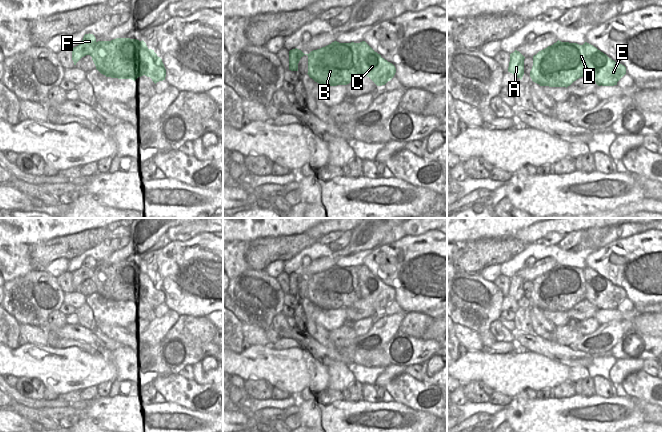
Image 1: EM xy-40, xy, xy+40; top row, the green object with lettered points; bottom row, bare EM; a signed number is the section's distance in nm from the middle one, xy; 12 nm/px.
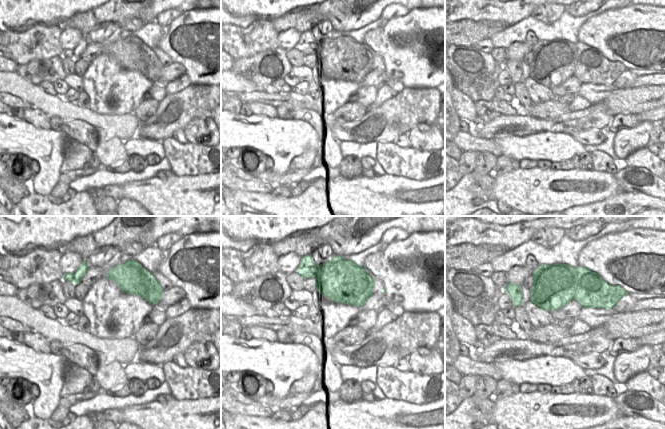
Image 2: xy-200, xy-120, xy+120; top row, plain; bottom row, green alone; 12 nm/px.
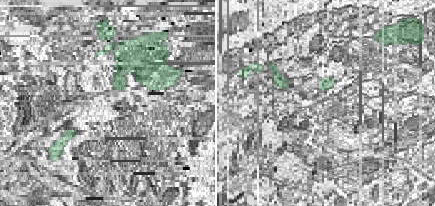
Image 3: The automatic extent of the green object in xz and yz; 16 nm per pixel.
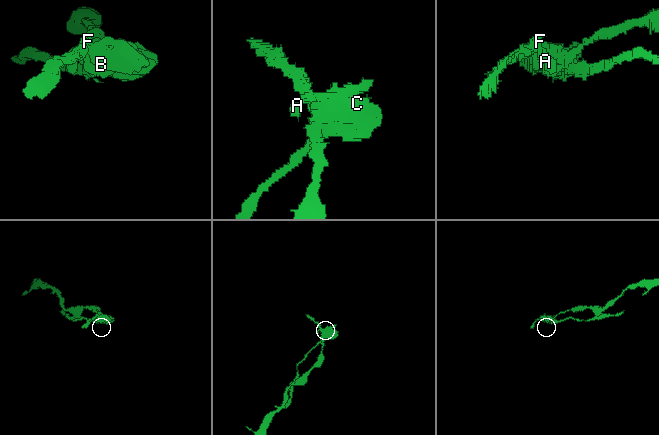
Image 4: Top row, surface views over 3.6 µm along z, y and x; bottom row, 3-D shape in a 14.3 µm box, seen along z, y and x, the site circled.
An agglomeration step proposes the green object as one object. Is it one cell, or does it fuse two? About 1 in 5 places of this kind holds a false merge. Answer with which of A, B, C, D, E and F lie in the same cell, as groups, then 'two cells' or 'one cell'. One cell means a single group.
groups A B C D E F; one cell

